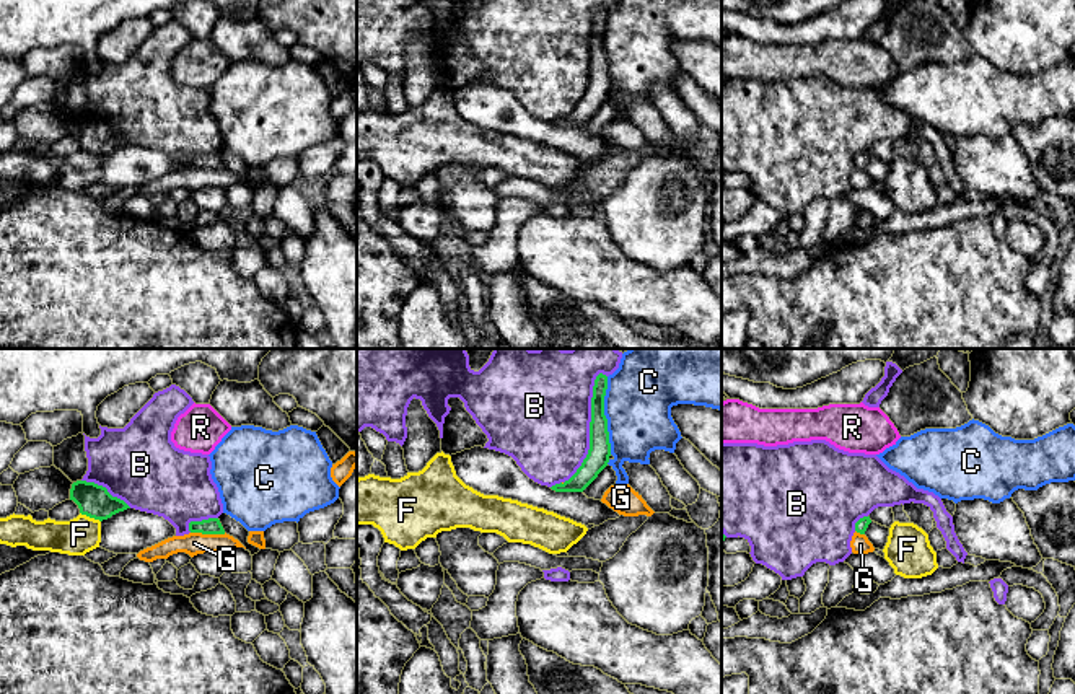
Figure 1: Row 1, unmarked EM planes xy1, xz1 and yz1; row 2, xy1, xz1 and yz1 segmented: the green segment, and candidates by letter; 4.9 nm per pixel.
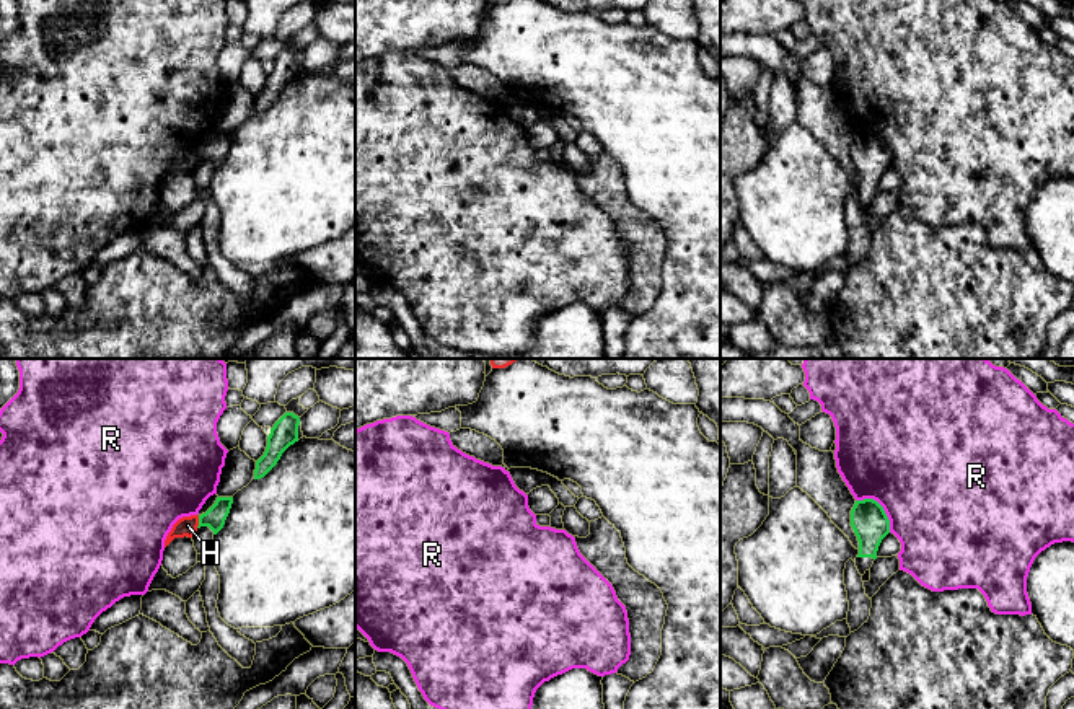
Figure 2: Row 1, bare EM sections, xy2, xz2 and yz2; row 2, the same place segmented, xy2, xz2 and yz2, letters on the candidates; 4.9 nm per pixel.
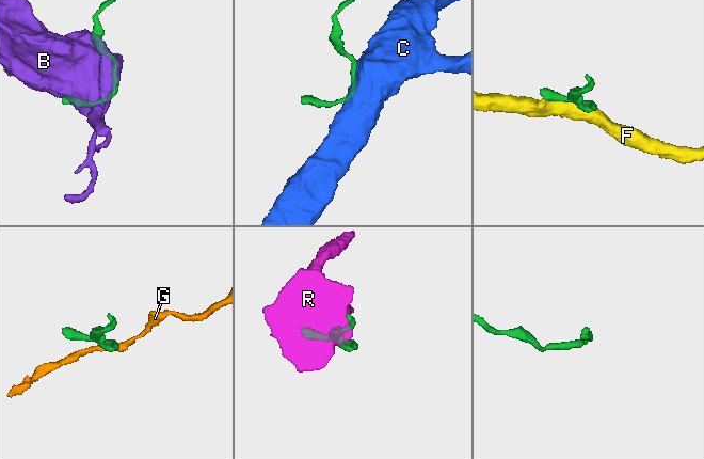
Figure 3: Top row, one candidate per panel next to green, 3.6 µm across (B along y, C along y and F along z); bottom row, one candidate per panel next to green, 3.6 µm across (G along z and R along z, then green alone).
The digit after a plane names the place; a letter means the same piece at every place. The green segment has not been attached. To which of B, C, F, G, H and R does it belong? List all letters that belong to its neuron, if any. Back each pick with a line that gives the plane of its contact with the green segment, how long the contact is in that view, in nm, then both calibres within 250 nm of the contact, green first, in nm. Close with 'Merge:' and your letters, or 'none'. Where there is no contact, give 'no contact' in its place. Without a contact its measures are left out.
Merge: none

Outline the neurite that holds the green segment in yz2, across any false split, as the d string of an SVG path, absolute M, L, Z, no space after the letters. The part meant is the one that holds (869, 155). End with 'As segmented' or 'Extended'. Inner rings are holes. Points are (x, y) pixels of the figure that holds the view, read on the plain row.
M874 134L856 135L851 145L851 161L859 176L856 202L864 210L877 194L882 174L890 168L890 155Z. Extended

